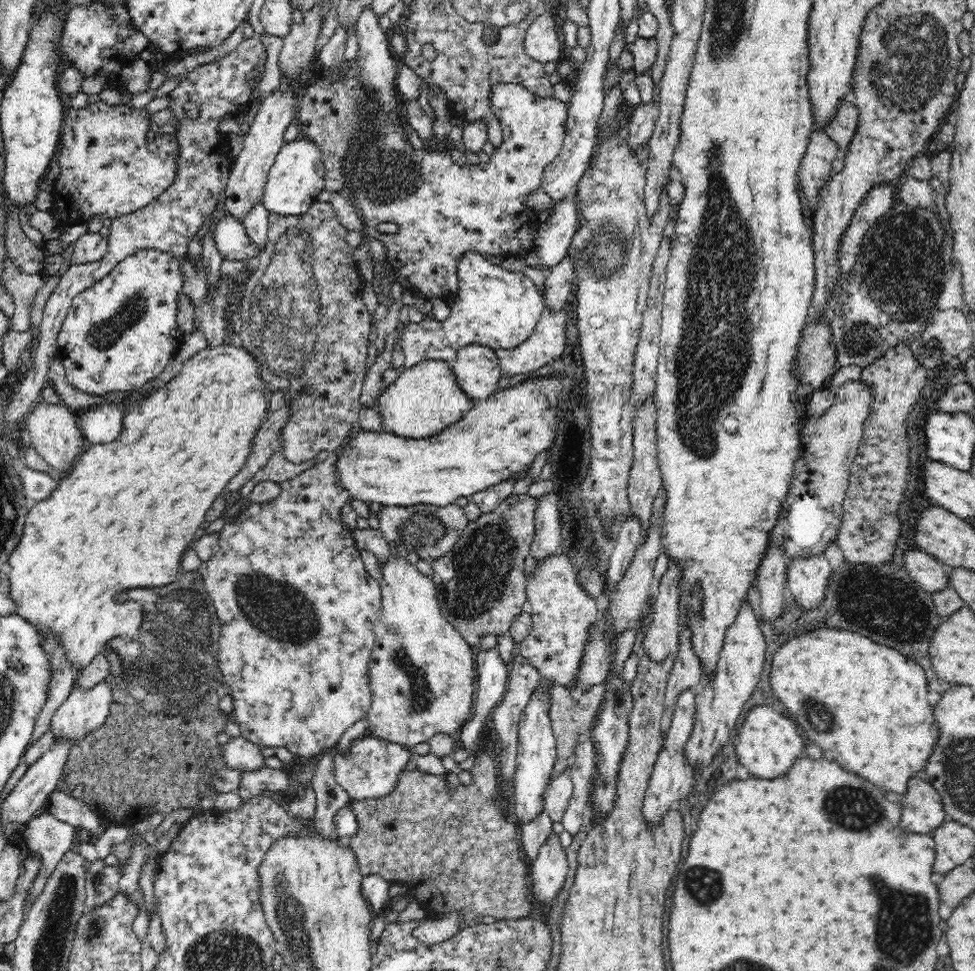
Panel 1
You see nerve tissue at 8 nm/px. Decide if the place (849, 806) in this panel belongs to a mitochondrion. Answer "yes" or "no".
yes

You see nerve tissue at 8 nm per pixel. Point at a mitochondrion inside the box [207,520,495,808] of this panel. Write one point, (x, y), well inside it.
(264, 600)

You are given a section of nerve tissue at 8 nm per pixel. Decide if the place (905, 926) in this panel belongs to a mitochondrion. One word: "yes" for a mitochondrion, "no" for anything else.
yes

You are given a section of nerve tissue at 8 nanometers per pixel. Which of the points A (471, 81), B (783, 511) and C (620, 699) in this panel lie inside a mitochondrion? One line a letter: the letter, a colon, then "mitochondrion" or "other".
A: other
B: other
C: mitochondrion

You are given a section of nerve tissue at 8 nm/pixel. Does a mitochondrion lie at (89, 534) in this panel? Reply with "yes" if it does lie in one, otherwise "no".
no

